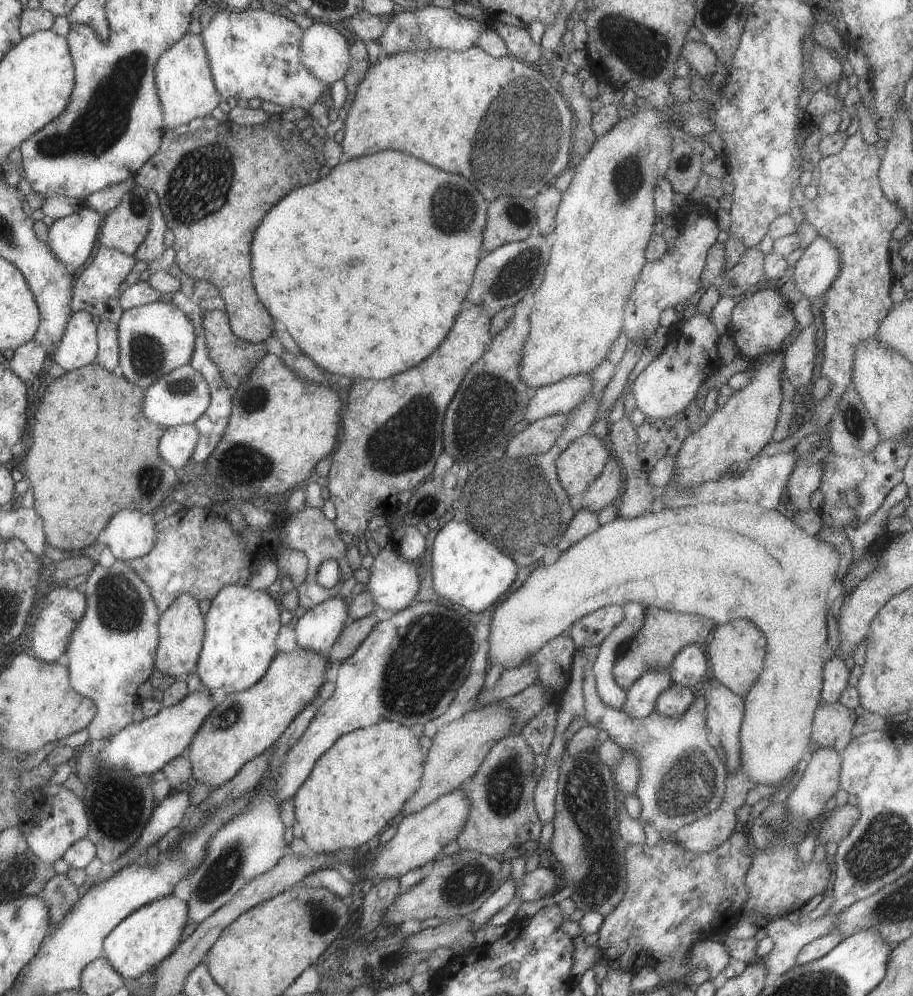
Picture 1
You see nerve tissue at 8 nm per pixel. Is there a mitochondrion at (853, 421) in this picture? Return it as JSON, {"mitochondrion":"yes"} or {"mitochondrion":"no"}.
{"mitochondrion":"yes"}

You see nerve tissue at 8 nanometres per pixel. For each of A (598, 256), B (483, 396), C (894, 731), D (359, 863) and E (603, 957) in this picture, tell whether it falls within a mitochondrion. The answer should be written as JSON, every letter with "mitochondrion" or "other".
{"A":"other","B":"mitochondrion","C":"other","D":"other","E":"other"}

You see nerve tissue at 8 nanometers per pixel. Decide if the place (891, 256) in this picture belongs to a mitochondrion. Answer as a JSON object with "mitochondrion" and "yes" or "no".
{"mitochondrion":"no"}

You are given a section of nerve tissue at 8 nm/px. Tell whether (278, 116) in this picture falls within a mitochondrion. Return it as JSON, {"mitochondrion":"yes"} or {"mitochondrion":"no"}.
{"mitochondrion":"no"}

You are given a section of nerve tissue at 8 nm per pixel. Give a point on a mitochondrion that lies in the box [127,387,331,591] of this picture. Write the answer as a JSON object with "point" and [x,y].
{"point":[241,464]}

